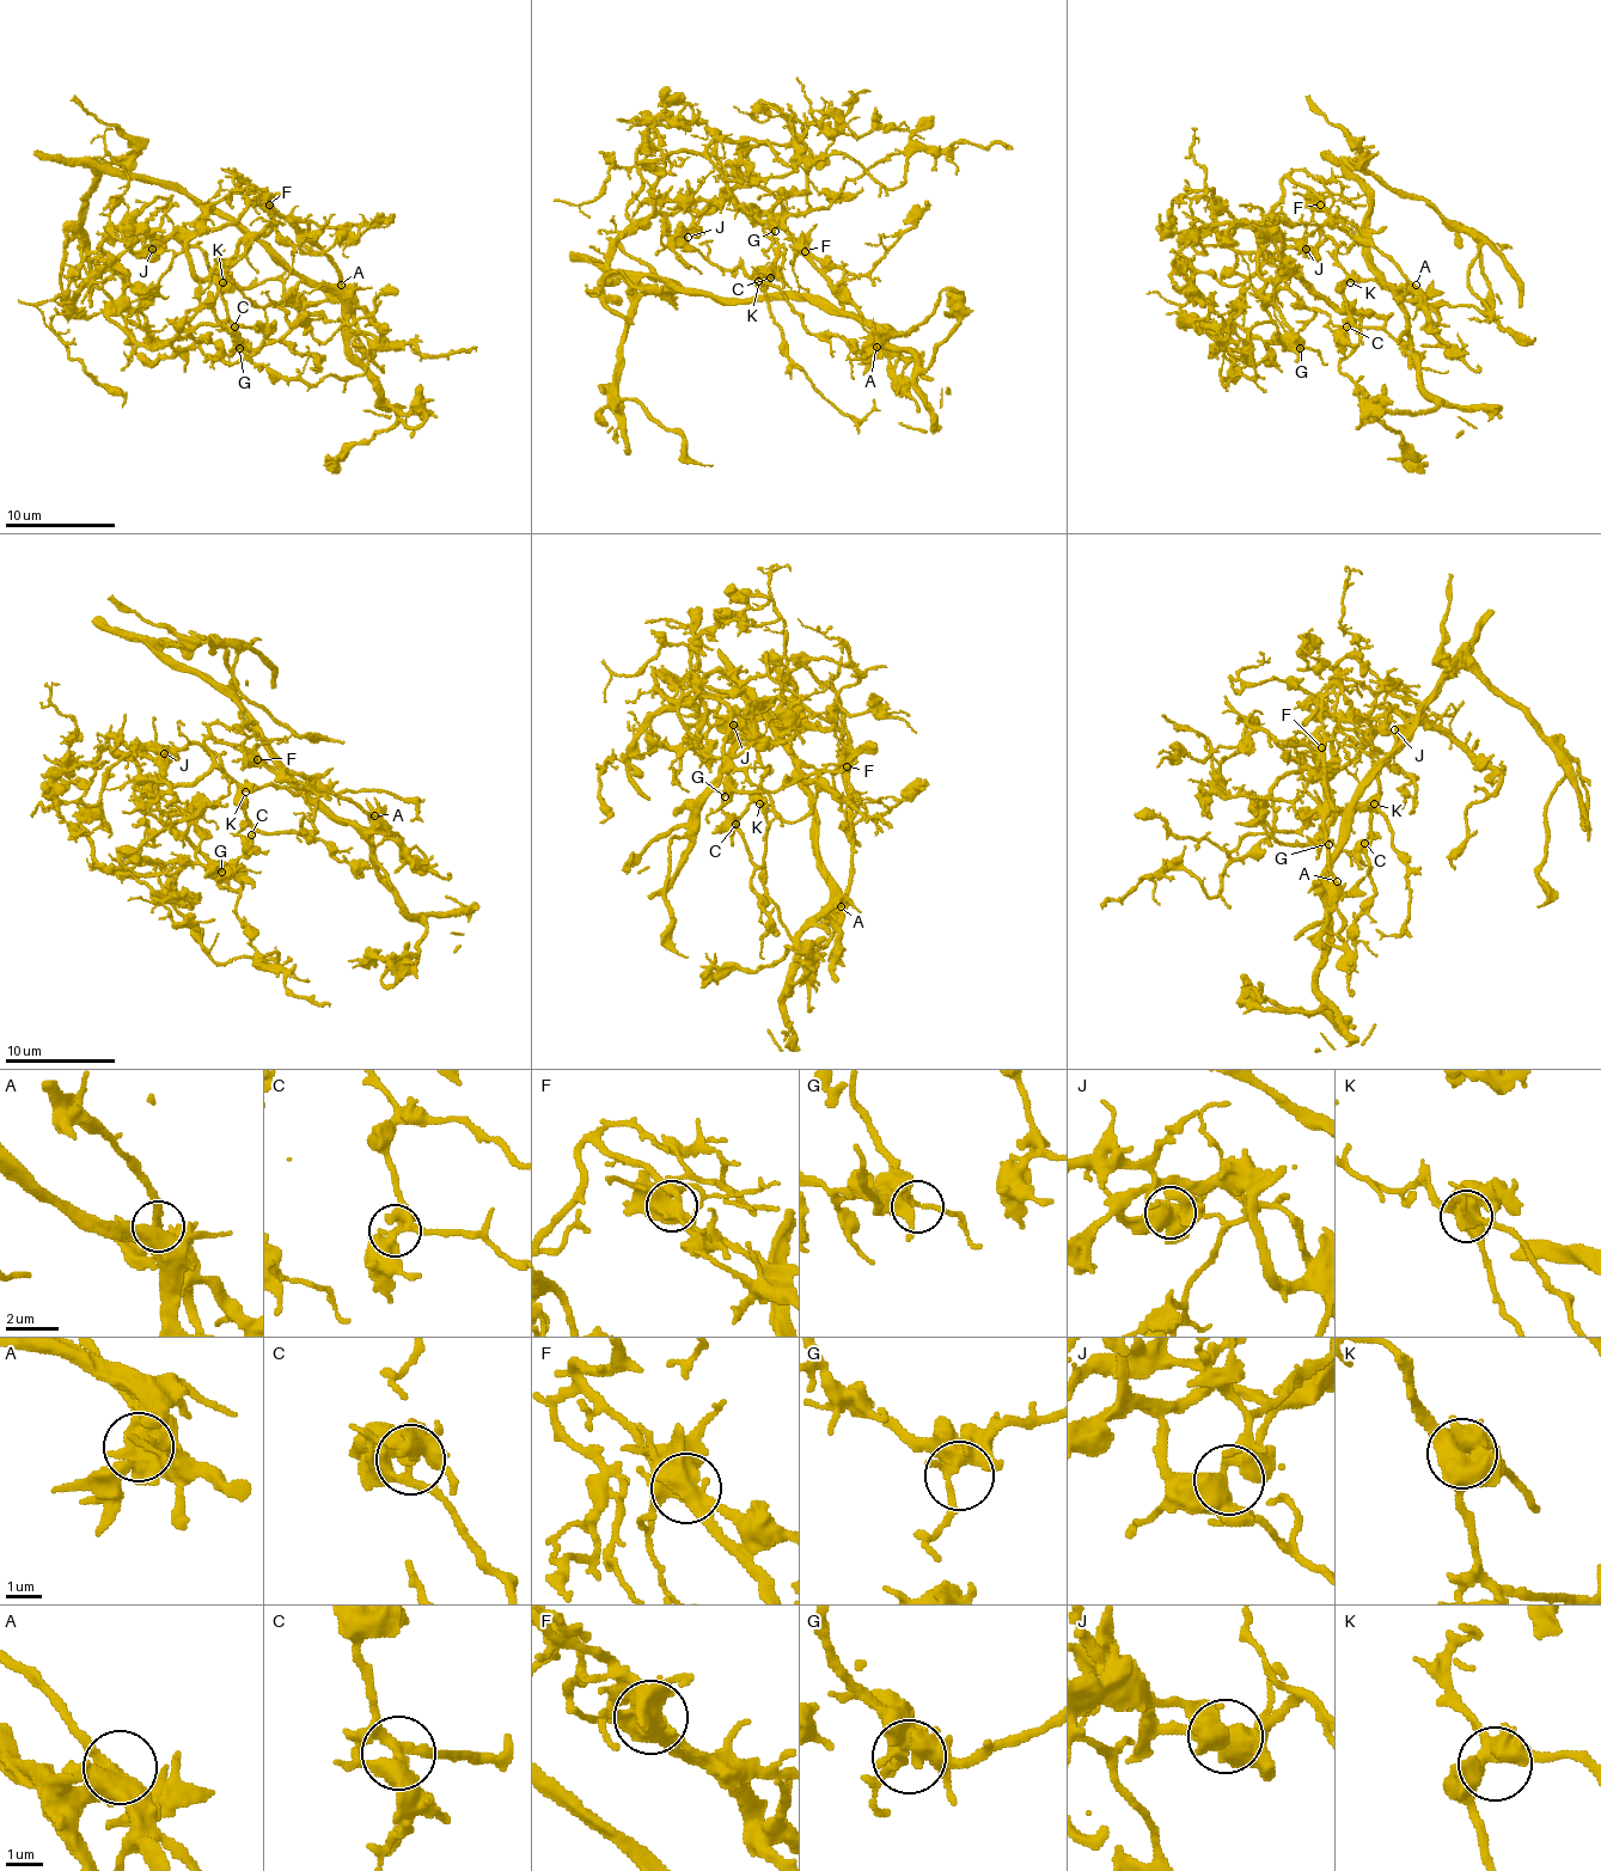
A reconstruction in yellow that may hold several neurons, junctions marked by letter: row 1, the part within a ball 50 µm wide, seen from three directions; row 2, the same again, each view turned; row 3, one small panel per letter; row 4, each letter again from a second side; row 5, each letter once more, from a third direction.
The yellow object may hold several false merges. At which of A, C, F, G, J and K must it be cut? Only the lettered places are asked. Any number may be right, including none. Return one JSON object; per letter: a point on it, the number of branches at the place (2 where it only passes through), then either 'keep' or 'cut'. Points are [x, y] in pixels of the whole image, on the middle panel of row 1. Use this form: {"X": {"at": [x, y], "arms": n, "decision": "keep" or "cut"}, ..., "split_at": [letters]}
{"A": {"at": [877, 347], "arms": 3, "decision": "keep"}, "C": {"at": [770, 277], "arms": 4, "decision": "keep"}, "F": {"at": [805, 251], "arms": 3, "decision": "cut"}, "G": {"at": [775, 231], "arms": 3, "decision": "keep"}, "J": {"at": [688, 237], "arms": 2, "decision": "keep"}, "K": {"at": [758, 281], "arms": 3, "decision": "keep"}, "split_at": ["F"]}

